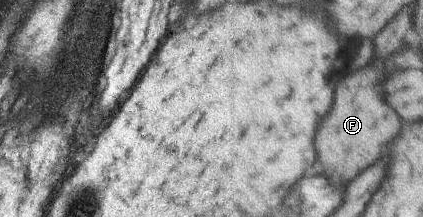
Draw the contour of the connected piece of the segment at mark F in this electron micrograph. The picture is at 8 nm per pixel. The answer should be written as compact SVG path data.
M392 65L384 69L370 67L366 69L366 75L364 69L360 69L354 77L346 77L342 81L342 87L338 83L336 103L332 105L332 111L324 117L326 129L320 127L320 135L316 135L316 151L320 151L318 161L322 163L324 177L332 179L334 187L348 185L352 179L358 177L358 173L362 173L380 157L384 157L390 139L396 137L402 127L402 119L396 115L396 111L392 111L392 107L388 107L388 103L380 99L380 81L390 69Z

